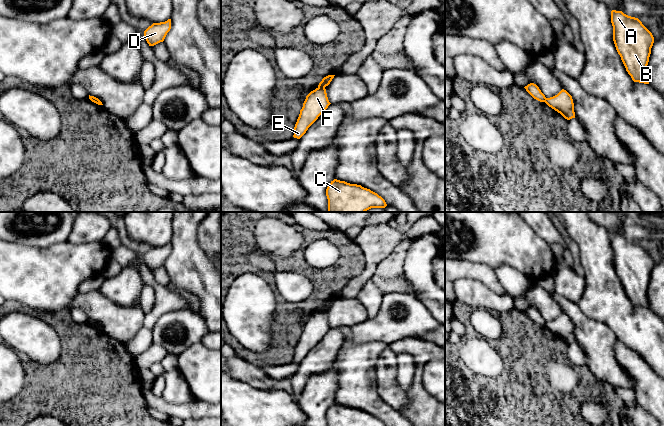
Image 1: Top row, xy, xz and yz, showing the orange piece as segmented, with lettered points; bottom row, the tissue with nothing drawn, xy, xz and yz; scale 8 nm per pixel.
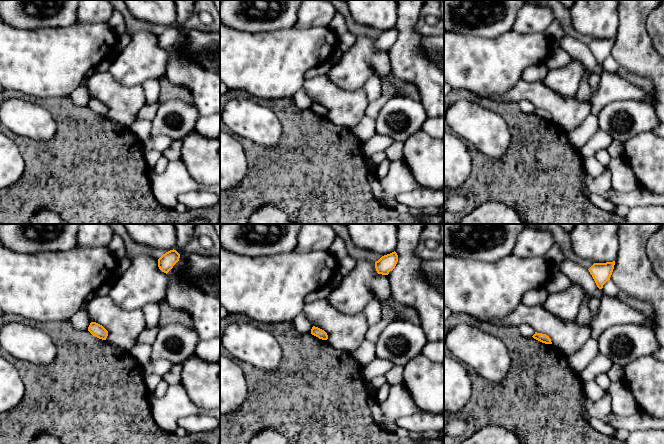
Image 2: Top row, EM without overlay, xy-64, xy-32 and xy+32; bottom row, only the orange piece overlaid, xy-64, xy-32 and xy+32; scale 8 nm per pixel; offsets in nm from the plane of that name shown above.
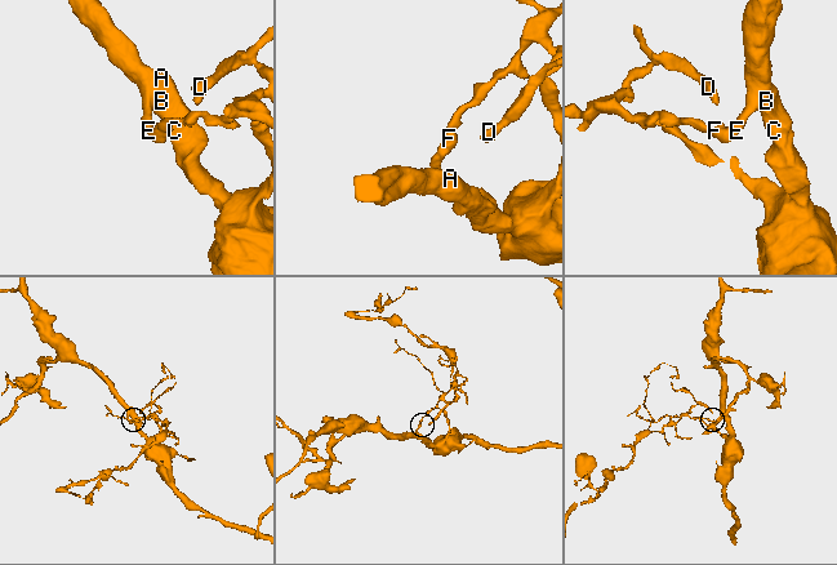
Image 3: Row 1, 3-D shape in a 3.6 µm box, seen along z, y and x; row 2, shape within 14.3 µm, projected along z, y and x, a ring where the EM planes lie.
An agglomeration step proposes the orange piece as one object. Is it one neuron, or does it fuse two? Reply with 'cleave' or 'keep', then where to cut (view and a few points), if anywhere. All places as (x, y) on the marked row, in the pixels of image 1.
cleave; cut xz (318, 87), (324, 88)

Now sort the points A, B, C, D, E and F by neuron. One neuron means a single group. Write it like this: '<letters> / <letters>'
A B C E F / D

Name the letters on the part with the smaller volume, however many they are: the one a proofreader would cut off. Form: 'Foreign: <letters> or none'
Foreign: D

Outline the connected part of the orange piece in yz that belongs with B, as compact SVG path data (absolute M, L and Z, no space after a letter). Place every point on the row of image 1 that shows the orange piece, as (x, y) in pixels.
M611 11L613 41L634 82L649 84L647 65L654 43L652 33L635 17Z

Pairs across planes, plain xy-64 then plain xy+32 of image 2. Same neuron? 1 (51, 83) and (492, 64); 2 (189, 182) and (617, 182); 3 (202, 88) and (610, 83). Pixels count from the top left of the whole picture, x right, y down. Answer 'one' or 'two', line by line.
1: one
2: one
3: two

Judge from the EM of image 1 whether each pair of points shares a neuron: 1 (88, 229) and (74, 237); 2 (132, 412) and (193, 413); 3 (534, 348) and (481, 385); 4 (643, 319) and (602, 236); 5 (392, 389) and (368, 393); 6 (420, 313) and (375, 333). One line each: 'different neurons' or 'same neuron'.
1: same neuron
2: different neurons
3: same neuron
4: same neuron
5: different neurons
6: same neuron

